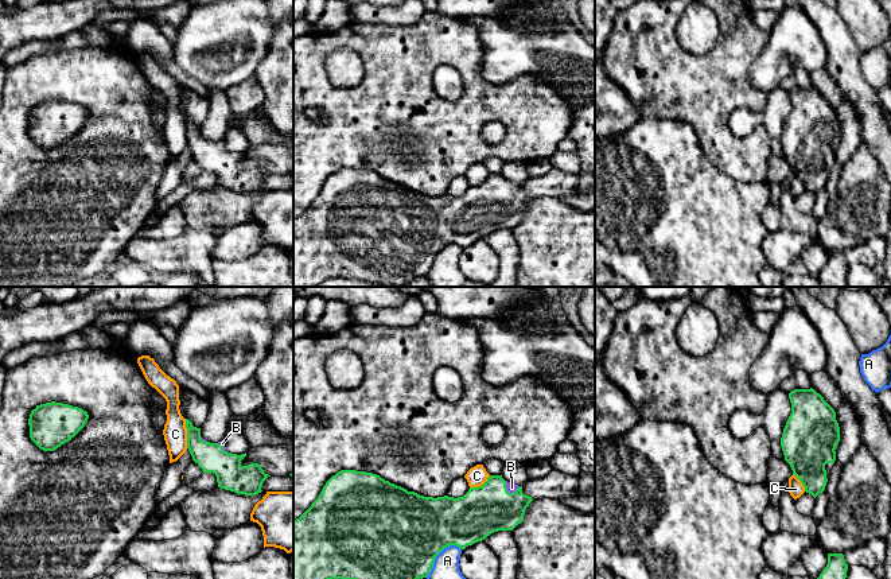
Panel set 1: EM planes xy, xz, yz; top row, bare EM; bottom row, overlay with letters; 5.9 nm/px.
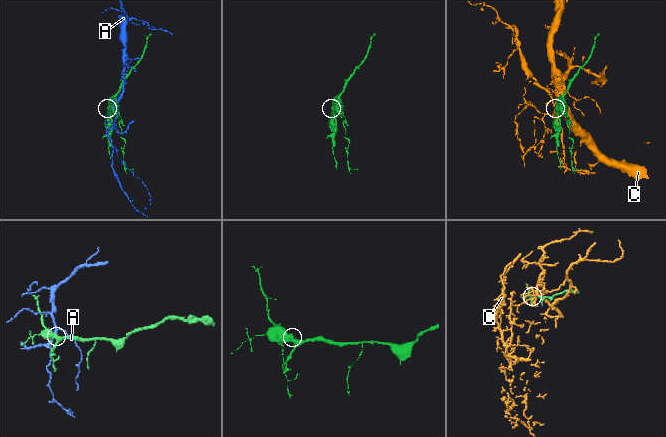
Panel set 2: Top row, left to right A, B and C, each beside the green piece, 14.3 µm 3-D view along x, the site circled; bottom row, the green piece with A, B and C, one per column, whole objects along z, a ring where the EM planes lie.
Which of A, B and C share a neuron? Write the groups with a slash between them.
A / B / C

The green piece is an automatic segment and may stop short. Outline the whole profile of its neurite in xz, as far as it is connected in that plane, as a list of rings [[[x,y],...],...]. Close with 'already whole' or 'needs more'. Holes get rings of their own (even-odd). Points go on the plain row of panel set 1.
[[[341,168],[332,174],[323,184],[318,197],[311,205],[296,218],[293,218],[293,287],[318,287],[322,281],[332,277],[354,279],[374,284],[378,287],[401,287],[408,284],[417,277],[427,276],[431,271],[435,256],[447,245],[456,244],[464,248],[467,244],[472,244],[478,240],[485,238],[494,230],[498,229],[513,229],[518,222],[524,219],[524,213],[529,202],[533,199],[532,195],[522,191],[522,184],[510,182],[502,176],[502,174],[490,174],[487,179],[478,186],[470,186],[463,195],[424,195],[415,190],[385,179],[377,172],[357,170],[357,168]]]; needs more

